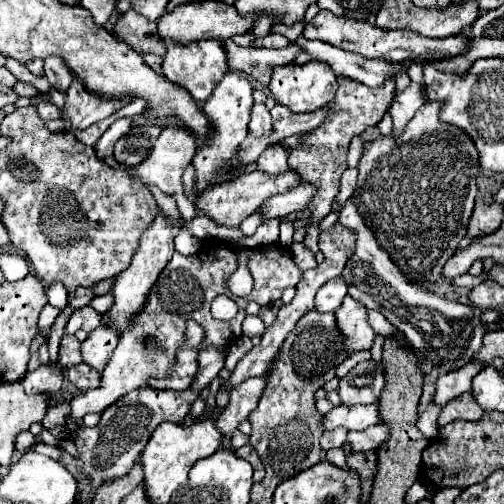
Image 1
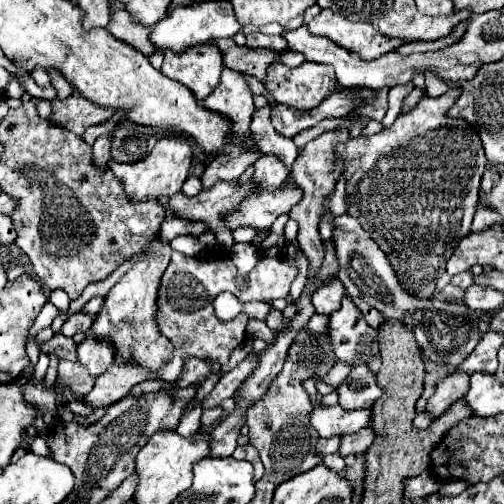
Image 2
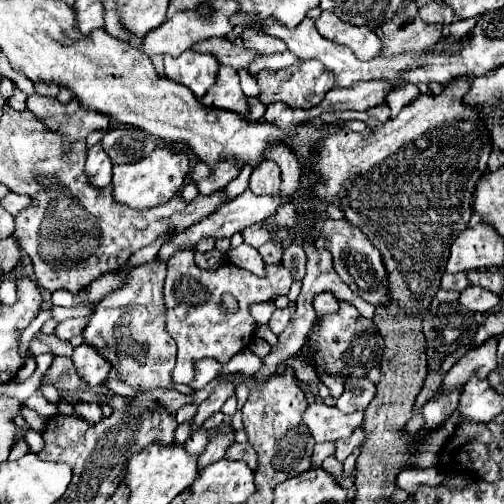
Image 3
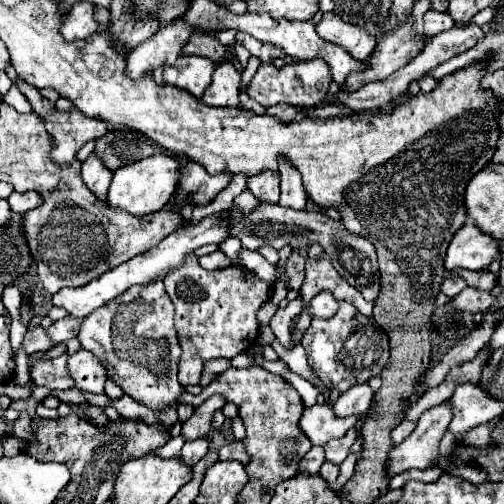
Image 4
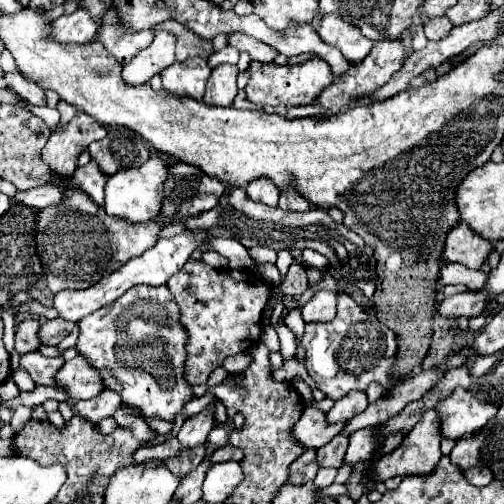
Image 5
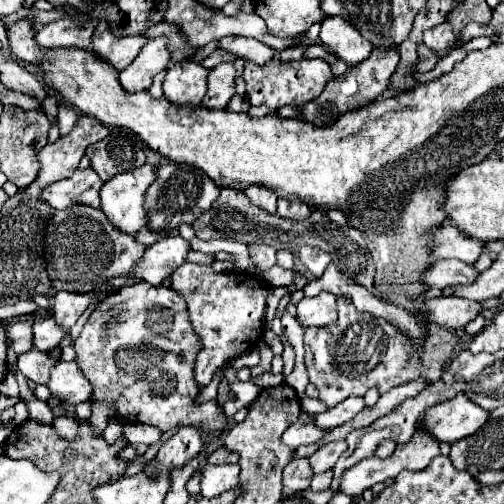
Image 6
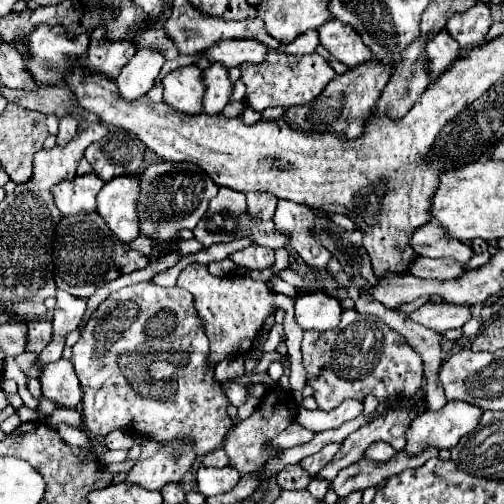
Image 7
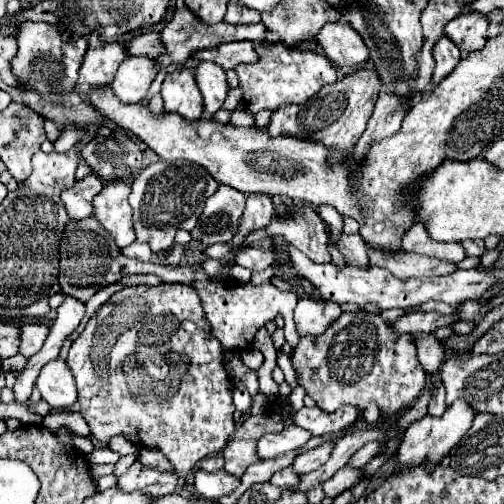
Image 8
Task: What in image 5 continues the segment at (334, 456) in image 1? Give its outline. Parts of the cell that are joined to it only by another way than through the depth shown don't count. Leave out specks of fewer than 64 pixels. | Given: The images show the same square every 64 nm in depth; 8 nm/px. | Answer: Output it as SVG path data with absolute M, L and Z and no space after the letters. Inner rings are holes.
M320 468L318 470L318 474L316 474L316 478L314 478L314 486L316 488L326 488L326 486L330 486L332 482L334 482L334 476L336 476L336 470L334 468Z

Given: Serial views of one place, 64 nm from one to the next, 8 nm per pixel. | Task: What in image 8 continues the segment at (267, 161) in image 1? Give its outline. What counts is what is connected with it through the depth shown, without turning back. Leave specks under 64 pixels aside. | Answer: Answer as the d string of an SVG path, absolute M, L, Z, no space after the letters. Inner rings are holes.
M248 194L248 202L246 202L246 210L240 218L240 224L238 224L238 230L234 234L234 238L228 242L232 252L238 252L240 248L244 248L246 244L246 236L254 230L260 230L260 228L266 228L270 224L274 216L274 204L270 200L270 196L264 196L264 194Z

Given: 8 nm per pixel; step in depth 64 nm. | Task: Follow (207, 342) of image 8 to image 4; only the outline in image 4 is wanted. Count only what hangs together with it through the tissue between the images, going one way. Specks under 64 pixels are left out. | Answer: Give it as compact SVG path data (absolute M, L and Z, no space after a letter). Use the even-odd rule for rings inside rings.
M160 280L156 284L132 286L124 296L116 296L112 304L106 304L106 308L86 316L78 340L84 350L102 362L108 380L118 384L132 400L160 412L178 404L184 394L184 386L178 382L182 348L174 326L174 304Z

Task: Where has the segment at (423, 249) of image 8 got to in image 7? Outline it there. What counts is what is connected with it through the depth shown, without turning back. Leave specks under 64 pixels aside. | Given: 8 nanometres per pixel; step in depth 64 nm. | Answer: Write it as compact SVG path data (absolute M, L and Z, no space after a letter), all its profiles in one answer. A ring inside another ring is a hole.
M434 220L416 228L416 232L410 238L410 248L420 256L430 258L454 258L456 262L468 262L474 254L470 246L458 242L458 240L446 240L446 236L440 236L440 230L436 228Z

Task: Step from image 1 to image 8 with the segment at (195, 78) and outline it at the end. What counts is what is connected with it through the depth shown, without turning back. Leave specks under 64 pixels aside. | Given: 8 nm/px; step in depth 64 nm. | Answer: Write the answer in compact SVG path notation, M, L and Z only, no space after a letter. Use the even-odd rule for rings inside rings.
M180 68L166 74L160 94L164 98L164 112L180 114L190 122L202 118L202 112L204 112L202 94L196 86L192 70Z

